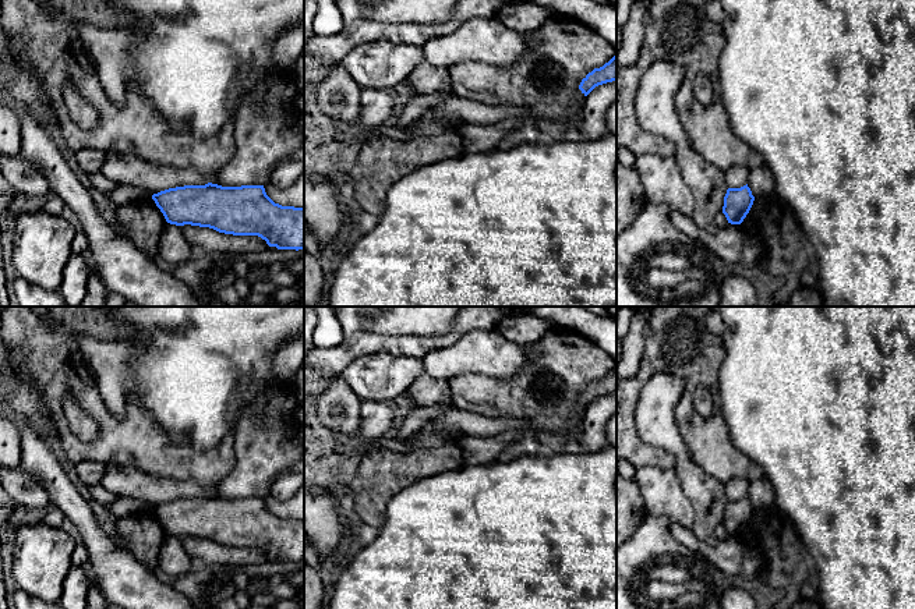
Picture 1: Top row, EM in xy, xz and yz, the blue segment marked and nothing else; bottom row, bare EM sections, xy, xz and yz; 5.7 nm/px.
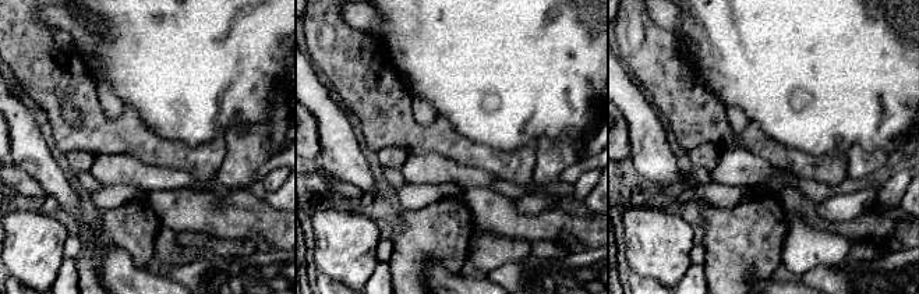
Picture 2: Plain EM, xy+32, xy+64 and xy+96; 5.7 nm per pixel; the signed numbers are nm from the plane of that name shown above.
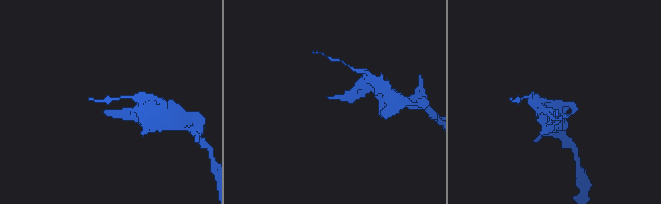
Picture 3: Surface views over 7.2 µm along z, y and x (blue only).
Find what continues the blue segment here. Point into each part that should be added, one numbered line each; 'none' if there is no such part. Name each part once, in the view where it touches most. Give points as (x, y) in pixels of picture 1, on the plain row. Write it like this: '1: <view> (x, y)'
none

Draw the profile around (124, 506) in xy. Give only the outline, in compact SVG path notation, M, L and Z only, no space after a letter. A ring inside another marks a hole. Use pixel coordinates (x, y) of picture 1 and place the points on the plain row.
M119 496L119 499L113 504L107 504L107 509L119 520L134 513L152 510L152 507L142 500L130 496Z

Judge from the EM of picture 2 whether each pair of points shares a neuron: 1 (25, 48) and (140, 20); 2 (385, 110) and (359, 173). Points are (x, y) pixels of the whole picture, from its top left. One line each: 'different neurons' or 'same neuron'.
1: different neurons
2: different neurons

